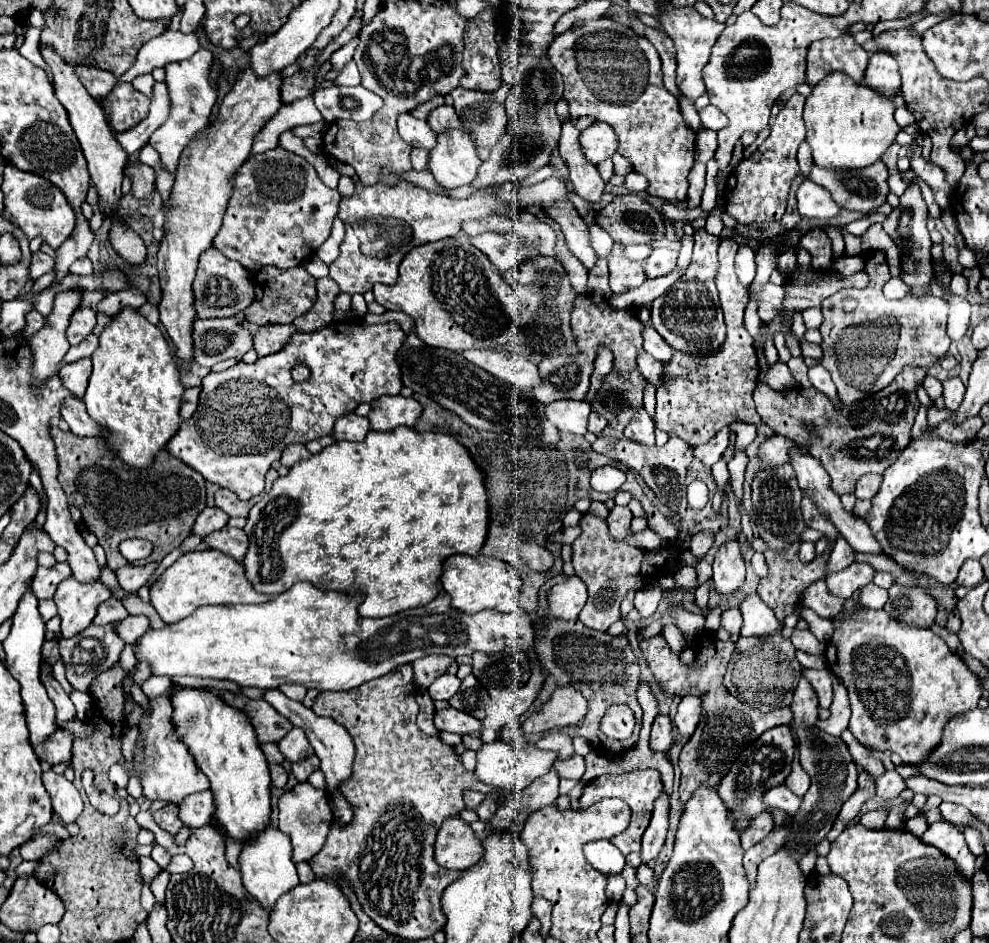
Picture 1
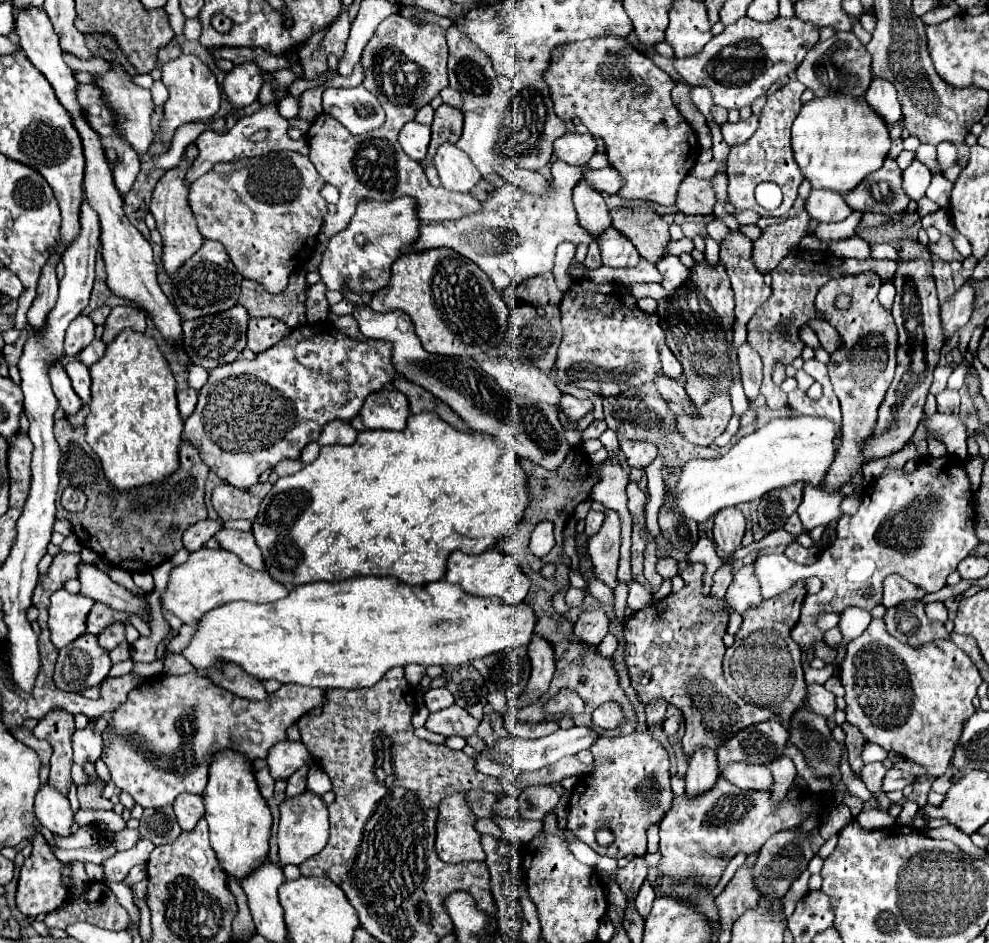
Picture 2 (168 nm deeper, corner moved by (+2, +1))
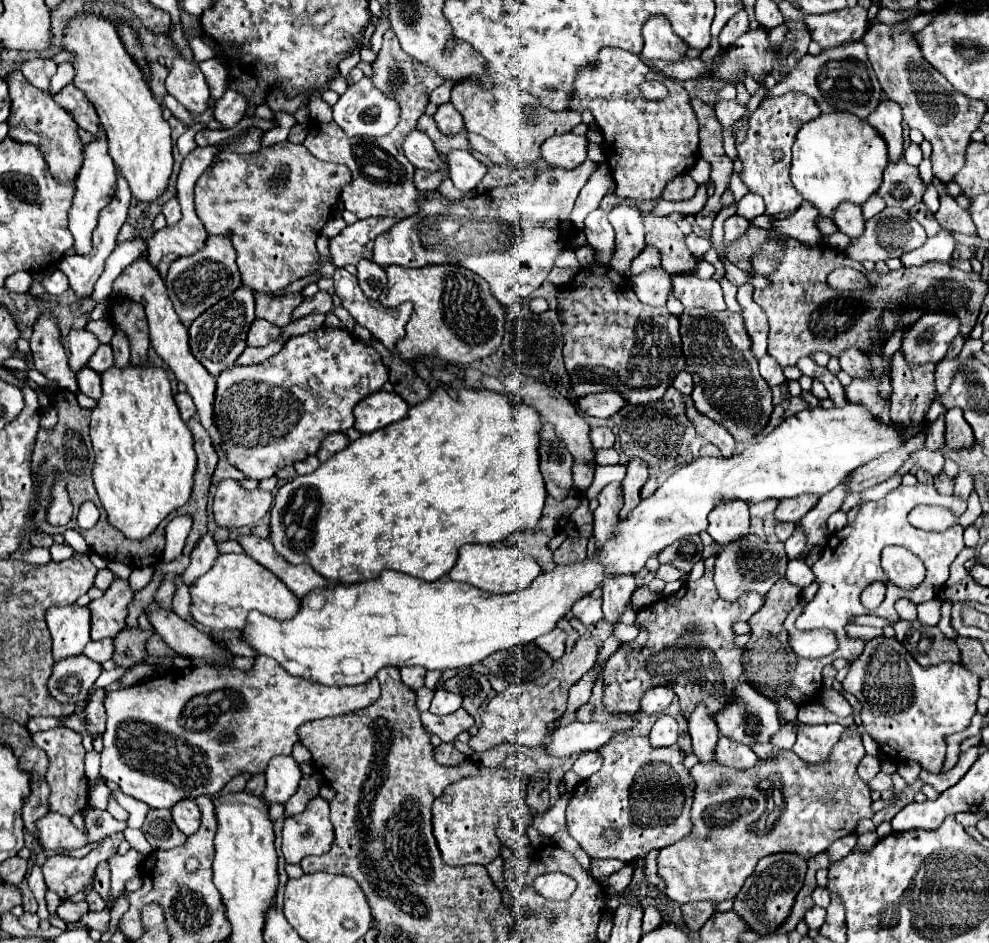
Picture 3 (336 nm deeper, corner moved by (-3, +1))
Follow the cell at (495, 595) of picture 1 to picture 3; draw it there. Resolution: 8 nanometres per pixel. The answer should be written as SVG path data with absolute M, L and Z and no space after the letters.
M468 544L460 548L460 556L448 576L456 582L466 582L486 592L494 594L510 594L516 590L524 590L532 584L532 580L542 572L538 562L532 556L526 556L516 546L482 546Z

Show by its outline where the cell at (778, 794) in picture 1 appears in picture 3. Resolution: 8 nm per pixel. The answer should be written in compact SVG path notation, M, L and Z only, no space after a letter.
M720 736L720 740L718 740L714 756L722 764L730 764L732 768L744 768L744 770L752 768L758 762L758 756L748 746L738 744L724 736Z

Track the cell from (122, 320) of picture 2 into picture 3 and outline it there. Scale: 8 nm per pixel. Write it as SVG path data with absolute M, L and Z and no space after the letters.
M116 332L110 346L112 346L112 352L114 352L114 366L116 368L126 368L126 364L130 364L128 338L122 332Z

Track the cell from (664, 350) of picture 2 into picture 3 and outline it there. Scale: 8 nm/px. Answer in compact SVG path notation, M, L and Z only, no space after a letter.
M680 372L678 376L676 376L676 380L674 380L674 384L672 384L674 388L678 388L682 394L692 394L692 390L694 390L694 382L692 382L692 376L690 376L690 372Z

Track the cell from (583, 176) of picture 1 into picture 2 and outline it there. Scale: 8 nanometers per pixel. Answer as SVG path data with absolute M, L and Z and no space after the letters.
M581 180L573 188L573 202L575 202L577 216L581 220L581 226L585 230L599 236L605 228L609 228L609 208L605 206L601 192L597 192L585 180Z

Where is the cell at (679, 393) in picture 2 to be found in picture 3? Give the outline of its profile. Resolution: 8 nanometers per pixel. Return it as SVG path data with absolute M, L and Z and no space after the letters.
M684 396L684 402L686 402L686 416L688 416L688 420L694 424L696 432L698 432L700 436L704 436L706 440L710 440L712 444L716 444L716 446L722 450L722 456L724 456L724 458L734 456L734 454L736 454L736 442L734 442L734 438L730 436L730 432L726 432L720 424L708 420L706 416L702 416L702 414L694 408L690 396Z

